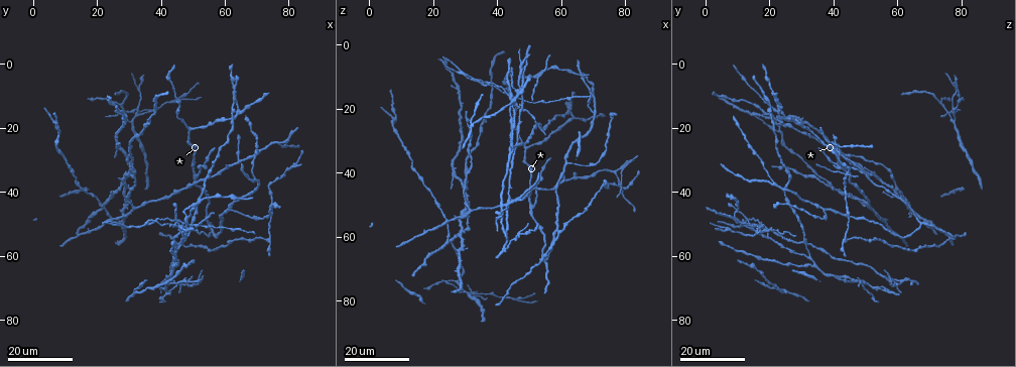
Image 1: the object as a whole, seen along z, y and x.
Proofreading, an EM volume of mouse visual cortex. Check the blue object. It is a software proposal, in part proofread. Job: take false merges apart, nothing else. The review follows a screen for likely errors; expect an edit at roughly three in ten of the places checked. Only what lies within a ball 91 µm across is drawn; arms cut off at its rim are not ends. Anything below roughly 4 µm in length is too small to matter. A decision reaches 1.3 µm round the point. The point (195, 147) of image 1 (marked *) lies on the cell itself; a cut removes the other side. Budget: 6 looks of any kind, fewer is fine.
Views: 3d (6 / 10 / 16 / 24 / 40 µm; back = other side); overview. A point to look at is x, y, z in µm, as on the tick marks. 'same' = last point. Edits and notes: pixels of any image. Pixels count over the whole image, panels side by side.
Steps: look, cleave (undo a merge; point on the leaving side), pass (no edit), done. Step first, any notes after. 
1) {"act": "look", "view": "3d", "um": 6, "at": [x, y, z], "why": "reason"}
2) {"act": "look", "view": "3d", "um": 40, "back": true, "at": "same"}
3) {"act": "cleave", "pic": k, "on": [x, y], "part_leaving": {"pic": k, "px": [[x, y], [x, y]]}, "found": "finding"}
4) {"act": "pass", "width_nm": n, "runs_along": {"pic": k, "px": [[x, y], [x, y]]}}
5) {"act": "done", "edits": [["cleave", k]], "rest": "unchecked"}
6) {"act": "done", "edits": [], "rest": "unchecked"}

{"act": "look", "view": "3d", "um": 16, "at": [45.0, 68.5, 48.5], "why": "three arms meet"}

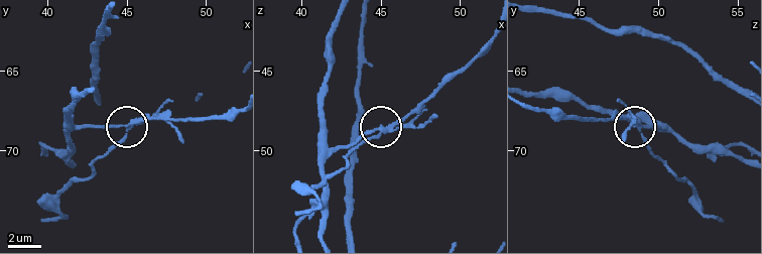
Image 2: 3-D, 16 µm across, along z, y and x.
{"act": "look", "view": "3d", "um": 6, "at": [45.2, 68.5, 48.9], "why": "zoom in"}

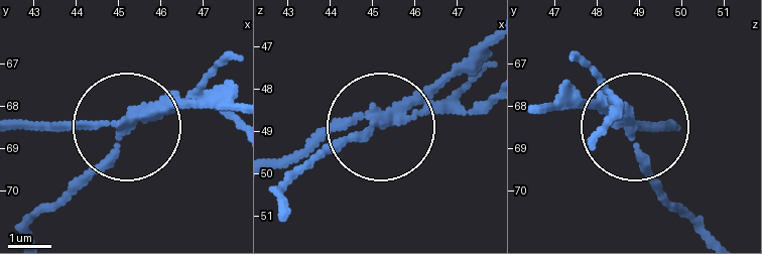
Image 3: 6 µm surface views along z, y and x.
{"act": "cleave", "pic": 3, "on": [102, 166], "side_arm_um": 11, "arms": 3, "found": "a second cell is stuck on"}

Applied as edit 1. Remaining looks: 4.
{"act": "look", "view": "overview"}

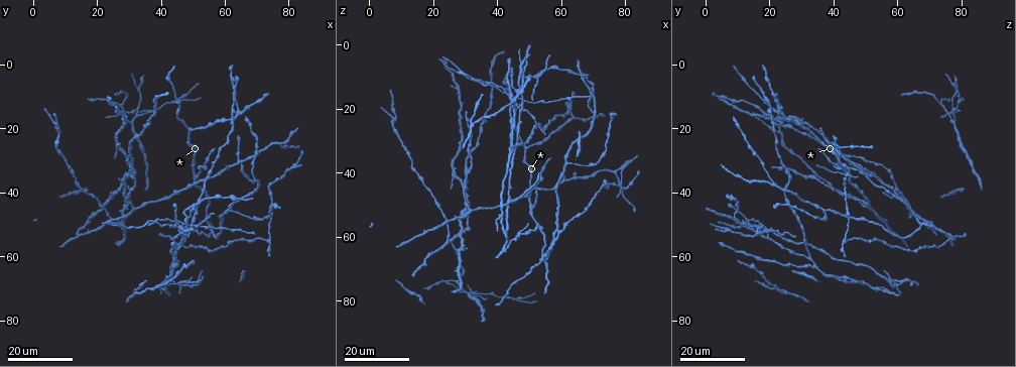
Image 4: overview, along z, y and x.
{"act": "look", "view": "3d", "um": 24, "at": [75.5, 36.5, 44.0], "why": "thin neck"}

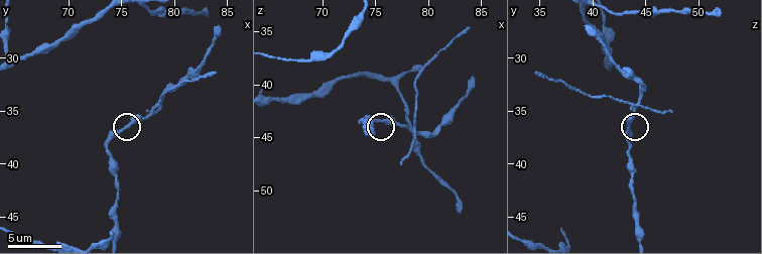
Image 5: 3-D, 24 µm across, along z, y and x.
{"act": "look", "view": "3d", "um": 6, "at": [75.8, 36.6, 43.2], "why": "closer look"}

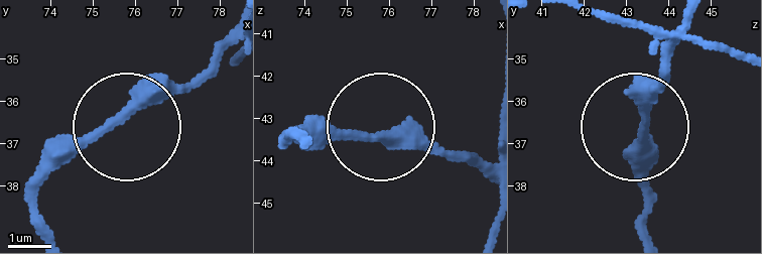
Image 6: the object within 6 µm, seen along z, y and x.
{"act": "pass", "found": "all the same cell"}

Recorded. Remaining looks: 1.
{"act": "done", "edits": [["cleave", 3]], "rest": "unchecked"}

